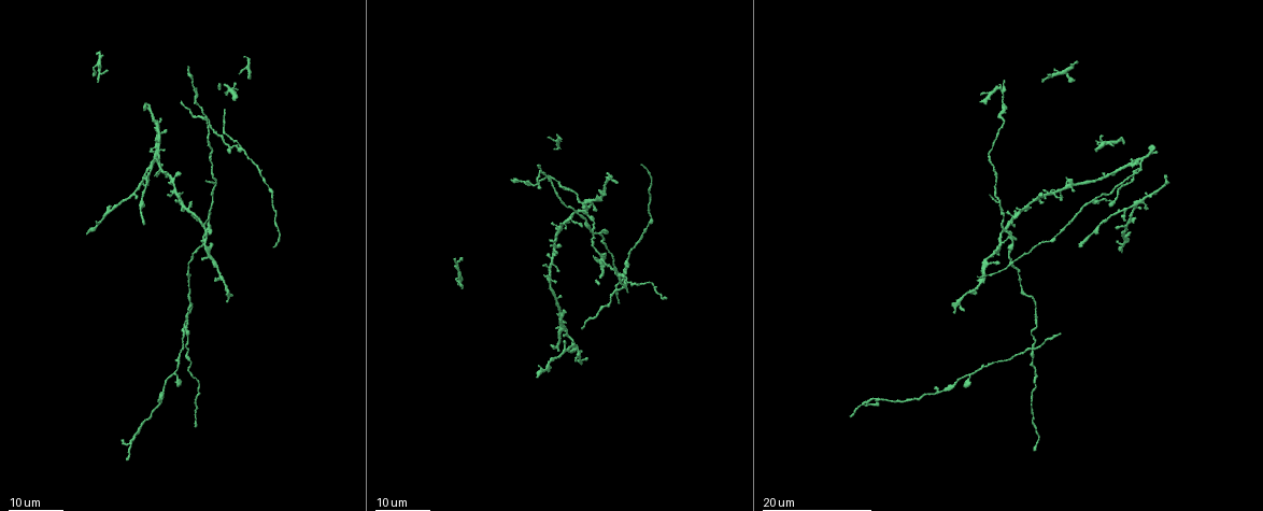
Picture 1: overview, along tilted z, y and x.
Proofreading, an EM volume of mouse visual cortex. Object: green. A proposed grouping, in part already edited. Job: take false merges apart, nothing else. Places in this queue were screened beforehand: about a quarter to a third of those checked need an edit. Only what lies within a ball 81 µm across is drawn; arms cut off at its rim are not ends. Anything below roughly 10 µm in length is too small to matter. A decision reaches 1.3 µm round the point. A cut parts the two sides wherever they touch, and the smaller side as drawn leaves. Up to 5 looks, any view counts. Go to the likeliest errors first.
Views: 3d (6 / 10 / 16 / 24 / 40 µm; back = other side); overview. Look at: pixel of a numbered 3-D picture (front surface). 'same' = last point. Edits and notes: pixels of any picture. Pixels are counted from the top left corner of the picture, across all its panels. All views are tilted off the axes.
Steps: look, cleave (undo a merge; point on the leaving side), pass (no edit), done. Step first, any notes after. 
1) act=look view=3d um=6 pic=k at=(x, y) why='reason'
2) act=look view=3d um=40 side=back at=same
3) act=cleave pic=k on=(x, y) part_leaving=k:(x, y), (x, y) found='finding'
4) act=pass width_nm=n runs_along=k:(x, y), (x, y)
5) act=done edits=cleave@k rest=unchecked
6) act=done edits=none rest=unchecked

act=look view=3d um=24 pic=1 at=(240, 147)

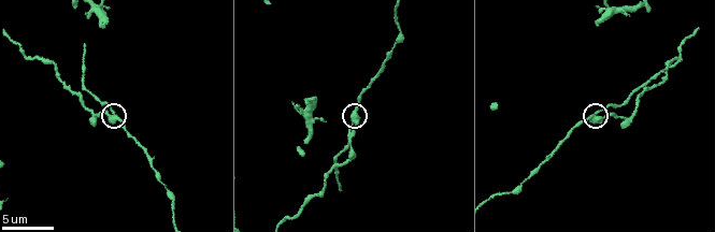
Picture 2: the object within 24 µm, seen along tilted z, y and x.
act=look view=3d um=6 pic=2 at=(593, 114)

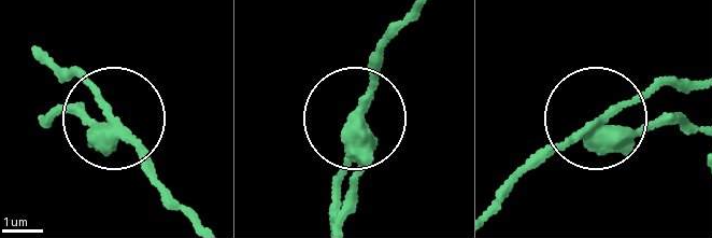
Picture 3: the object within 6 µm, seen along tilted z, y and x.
act=cleave pic=3 on=(356, 174) arms=3 found='two cells meet here'

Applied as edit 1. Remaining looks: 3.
act=look view=overview

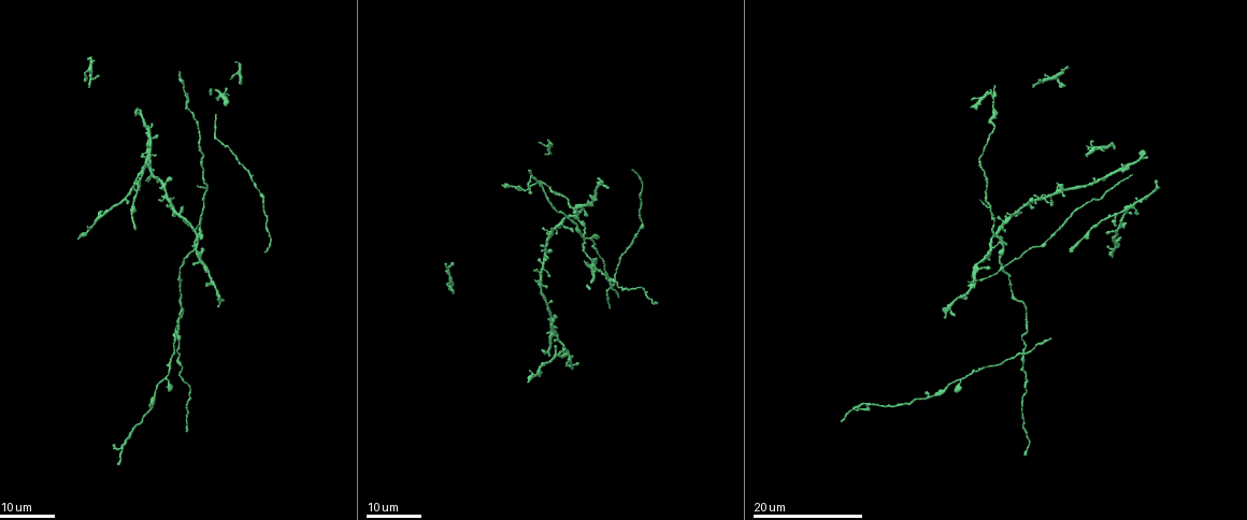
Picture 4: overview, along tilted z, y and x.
act=look view=3d um=16 pic=4 at=(143, 171)

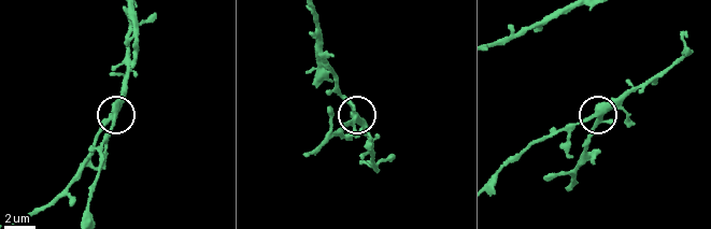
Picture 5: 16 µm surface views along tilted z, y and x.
act=look view=3d um=10 pic=5 at=(112, 116) why='zoom in'

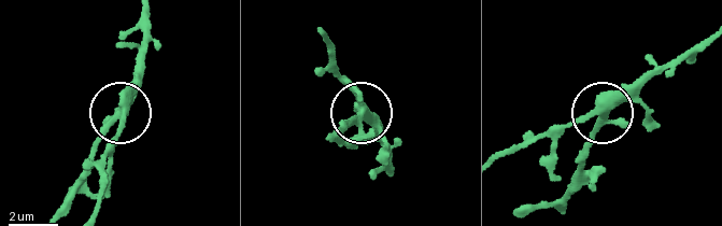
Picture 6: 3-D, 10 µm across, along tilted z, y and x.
act=pass side_arm_um=14 found='one cell here'

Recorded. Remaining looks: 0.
act=done edits=cleave@3 rest=unchecked

